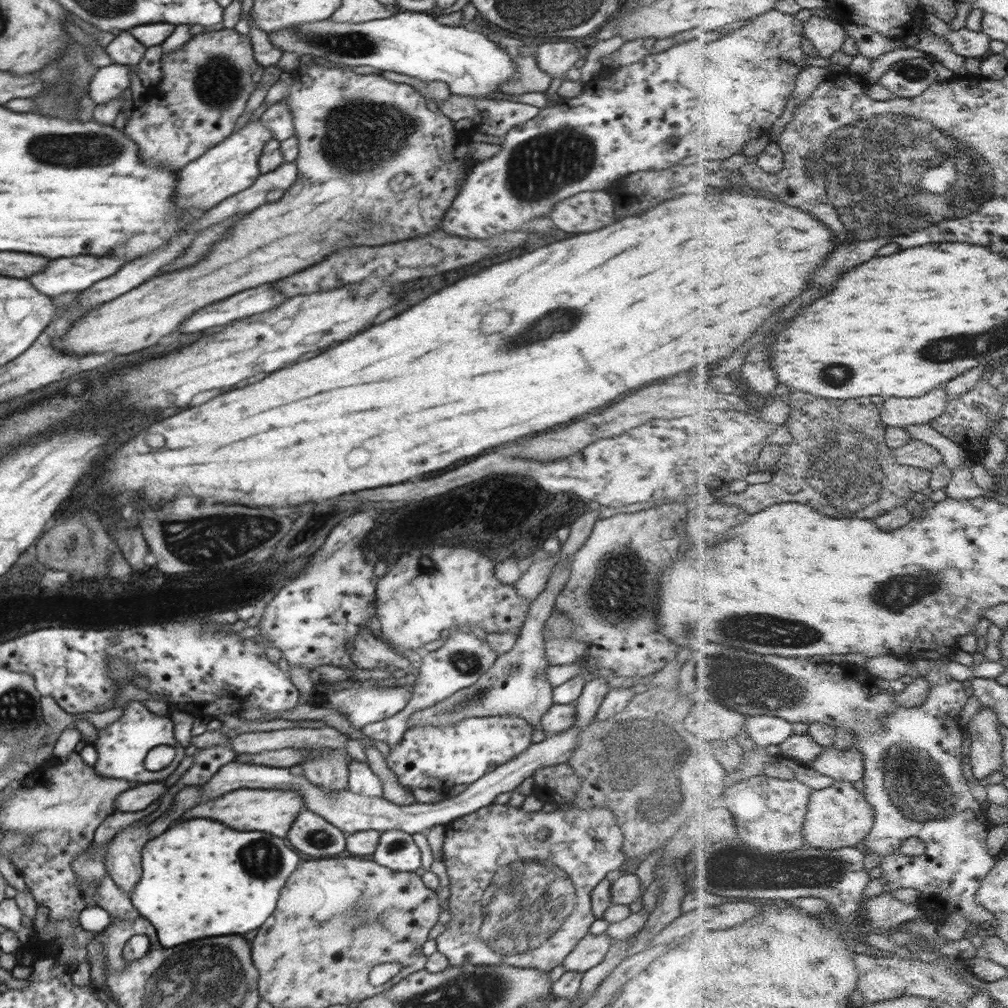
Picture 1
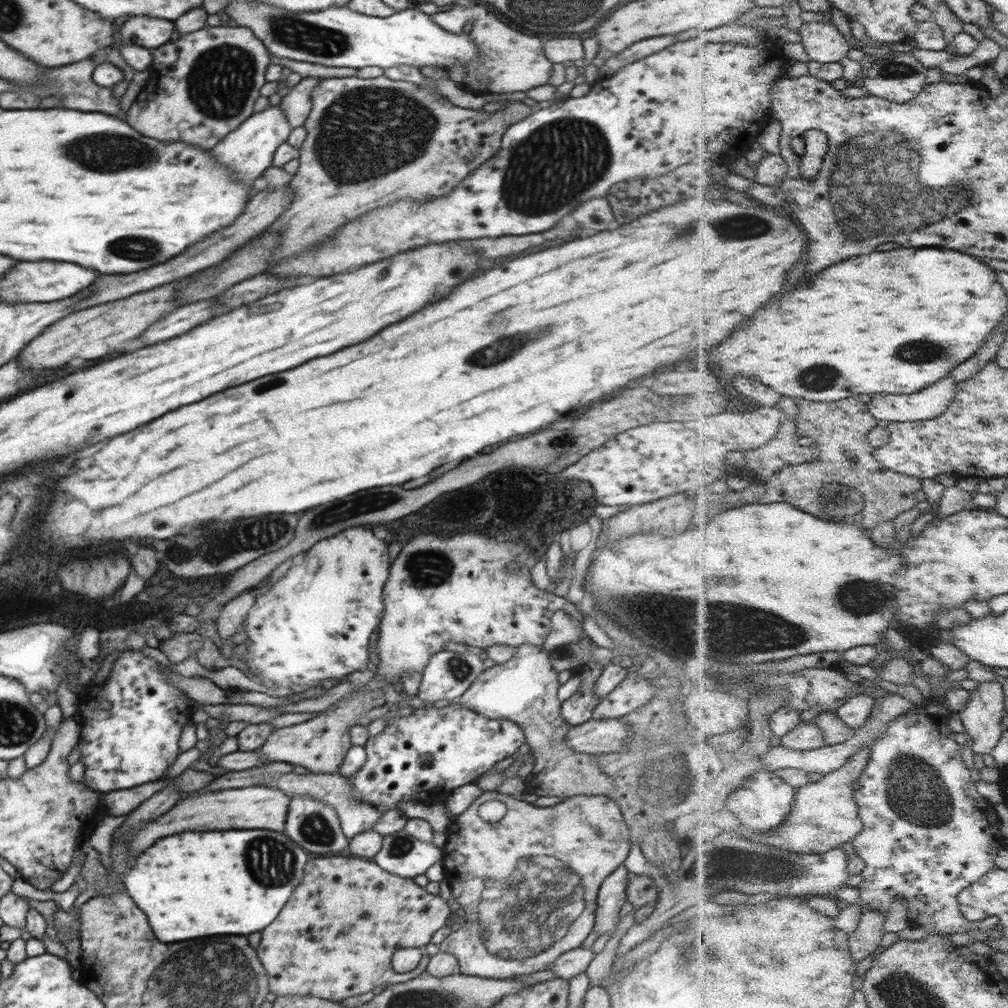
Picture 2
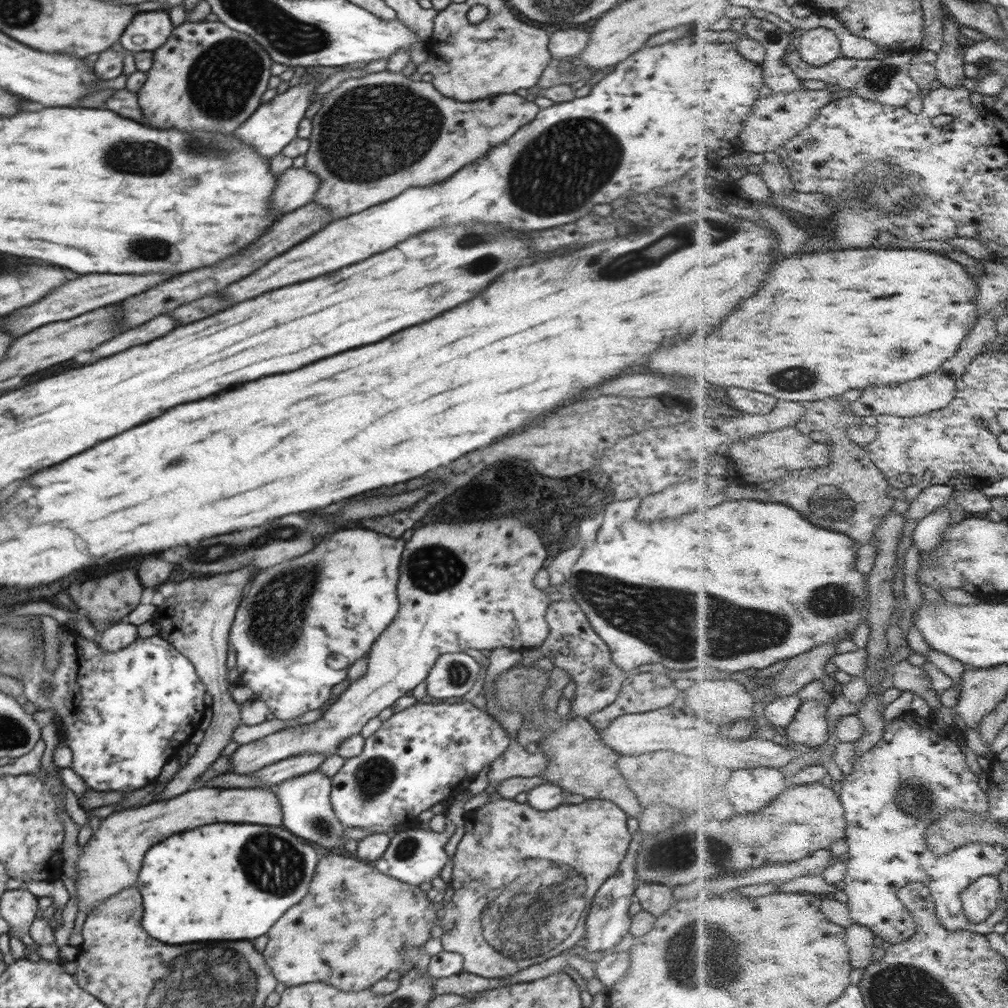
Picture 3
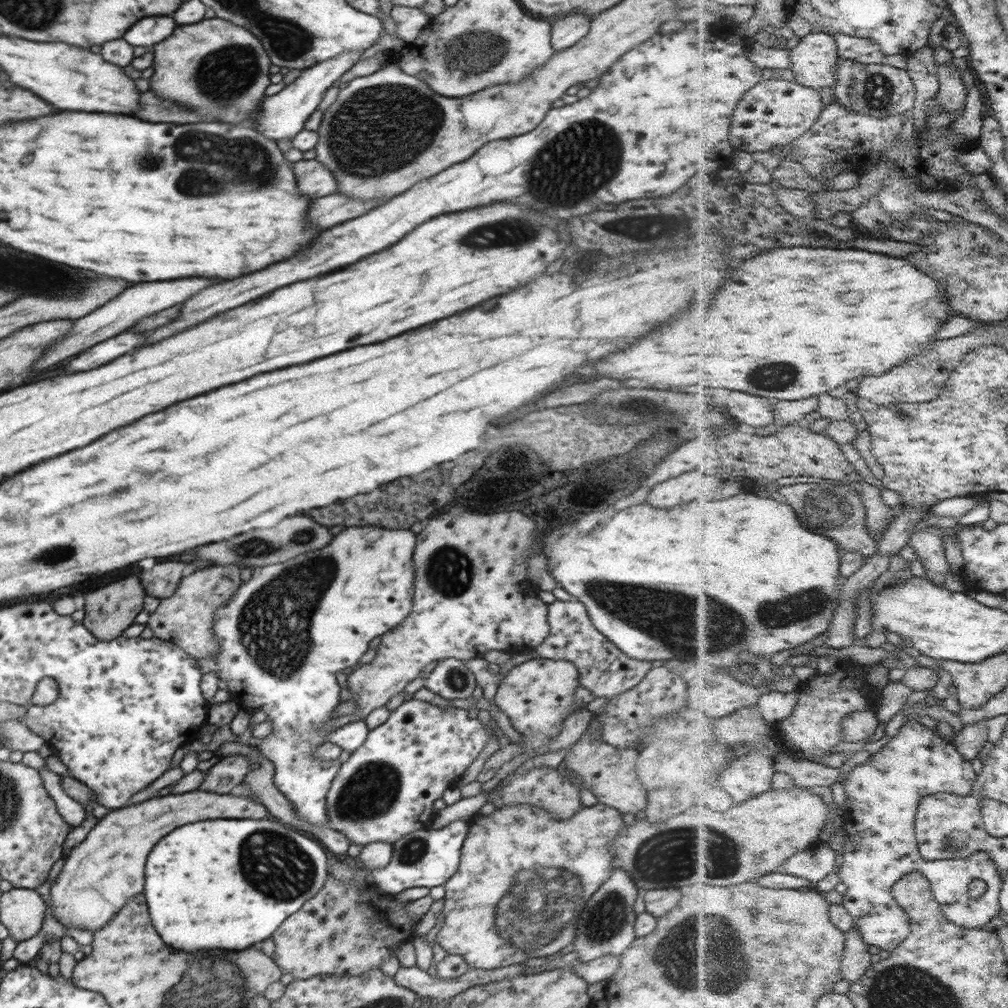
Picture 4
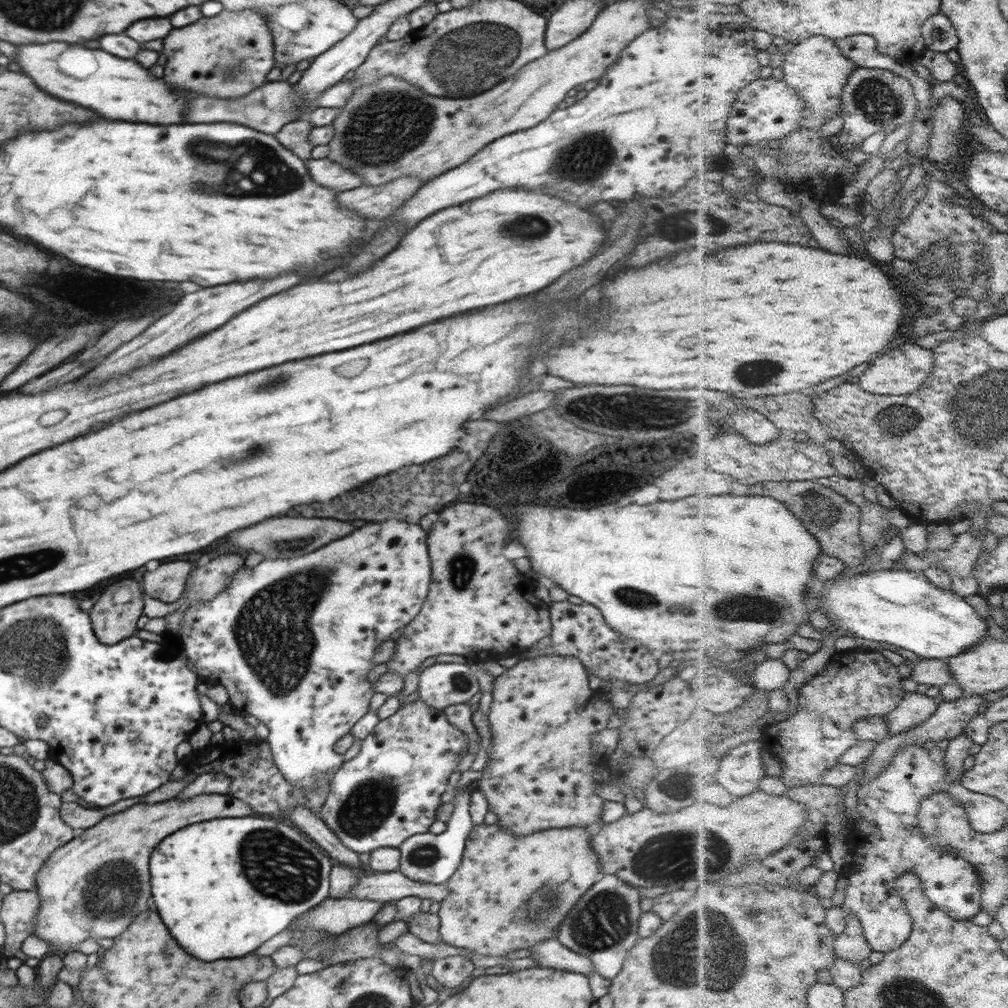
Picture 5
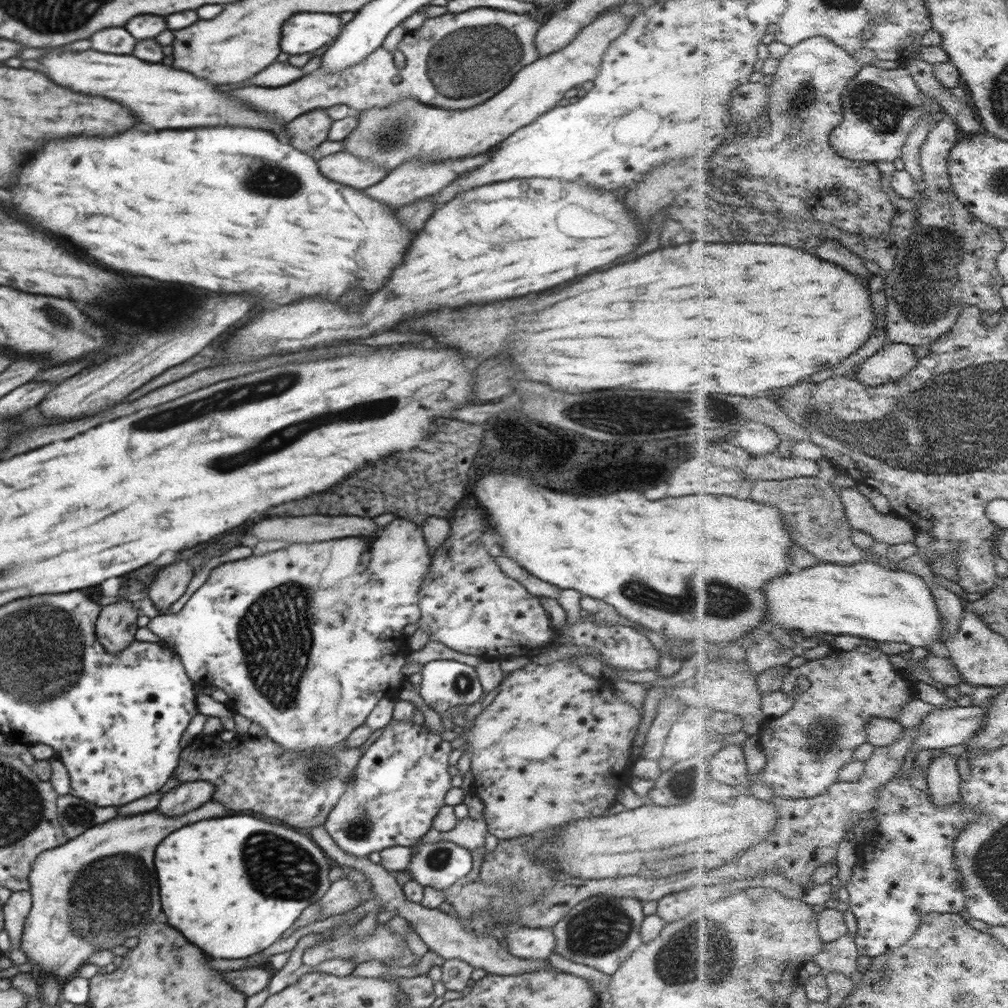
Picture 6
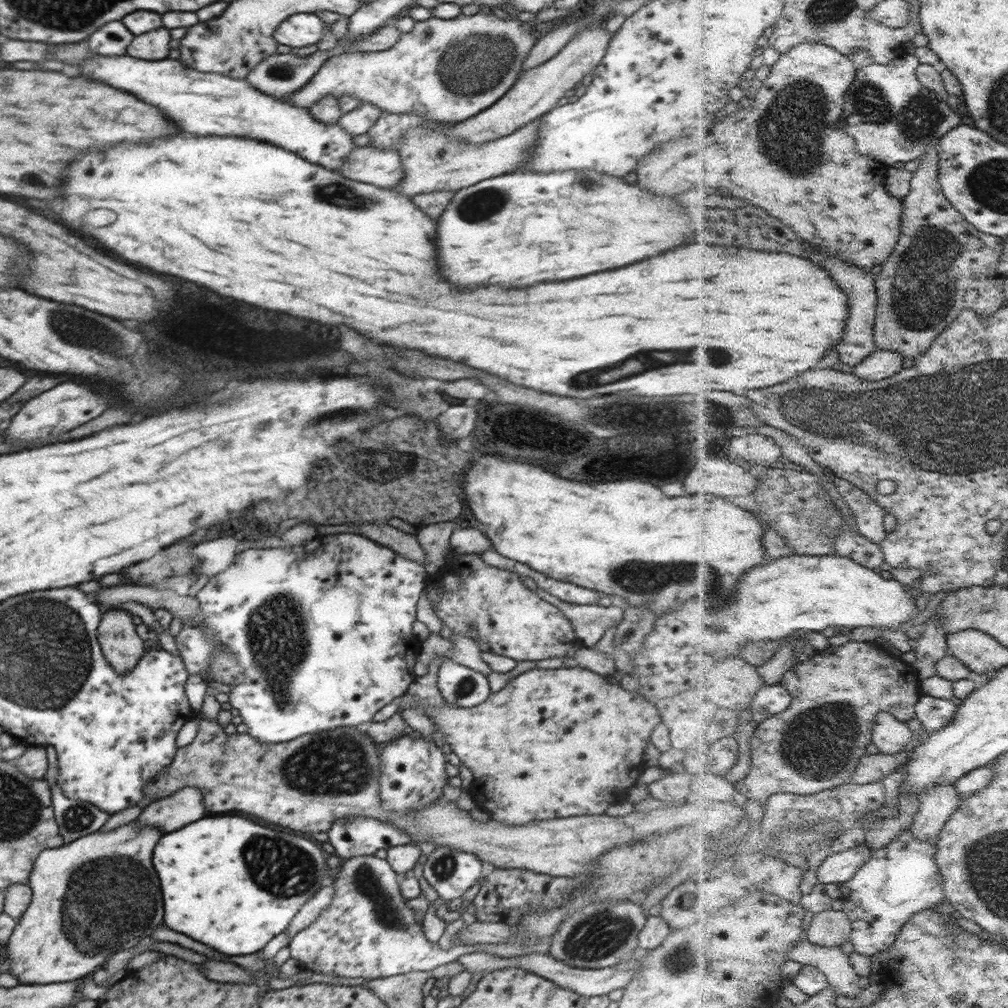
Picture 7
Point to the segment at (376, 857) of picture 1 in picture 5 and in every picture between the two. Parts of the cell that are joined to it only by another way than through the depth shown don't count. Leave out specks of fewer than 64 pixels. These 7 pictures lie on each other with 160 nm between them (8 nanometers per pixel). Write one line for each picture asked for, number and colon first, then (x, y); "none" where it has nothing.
2: (401, 854)
3: (413, 856)
4: (429, 857)
5: (427, 858)

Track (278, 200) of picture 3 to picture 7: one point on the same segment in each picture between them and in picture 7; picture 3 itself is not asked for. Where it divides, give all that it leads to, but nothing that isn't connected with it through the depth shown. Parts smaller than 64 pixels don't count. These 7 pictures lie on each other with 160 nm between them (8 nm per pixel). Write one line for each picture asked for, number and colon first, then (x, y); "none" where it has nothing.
4: (313, 179)
5: (327, 173)
6: (343, 167)
7: (382, 167)

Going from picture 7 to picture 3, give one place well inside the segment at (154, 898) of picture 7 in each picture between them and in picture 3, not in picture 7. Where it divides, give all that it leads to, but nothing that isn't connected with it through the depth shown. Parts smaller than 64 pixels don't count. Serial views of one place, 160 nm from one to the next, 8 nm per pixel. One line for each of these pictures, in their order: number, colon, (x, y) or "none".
3: (110, 861)
4: (106, 869)
5: (91, 887)
6: (105, 877)

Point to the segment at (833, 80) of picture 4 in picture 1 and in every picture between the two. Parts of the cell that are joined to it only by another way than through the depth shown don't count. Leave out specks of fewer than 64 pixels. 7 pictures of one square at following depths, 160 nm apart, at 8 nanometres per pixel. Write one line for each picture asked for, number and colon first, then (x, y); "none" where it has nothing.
1: (828, 36)
2: (824, 43)
3: (820, 46)

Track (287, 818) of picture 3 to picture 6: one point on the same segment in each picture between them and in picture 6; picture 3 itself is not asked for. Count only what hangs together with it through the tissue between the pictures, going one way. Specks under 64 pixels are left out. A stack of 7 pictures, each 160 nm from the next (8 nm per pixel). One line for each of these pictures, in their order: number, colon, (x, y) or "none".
4: (330, 604)
5: (250, 639)
6: (243, 631)

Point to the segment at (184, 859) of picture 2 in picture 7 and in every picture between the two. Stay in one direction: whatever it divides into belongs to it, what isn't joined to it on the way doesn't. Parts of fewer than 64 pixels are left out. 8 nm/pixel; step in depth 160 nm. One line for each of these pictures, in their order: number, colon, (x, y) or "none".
3: (225, 881)
4: (208, 886)
5: (223, 887)
6: (232, 885)
7: (230, 883)

